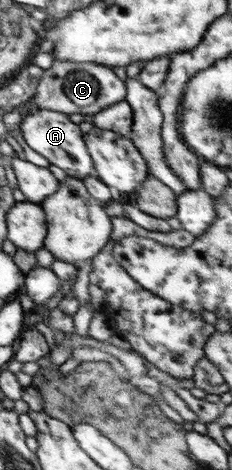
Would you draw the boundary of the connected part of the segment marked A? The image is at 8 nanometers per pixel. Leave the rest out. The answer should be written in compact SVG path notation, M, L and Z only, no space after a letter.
M44 109L35 110L24 119L21 131L31 149L48 159L50 164L60 167L68 176L82 181L86 177L97 177L98 170L90 155L85 134L80 124L73 123L66 113Z

